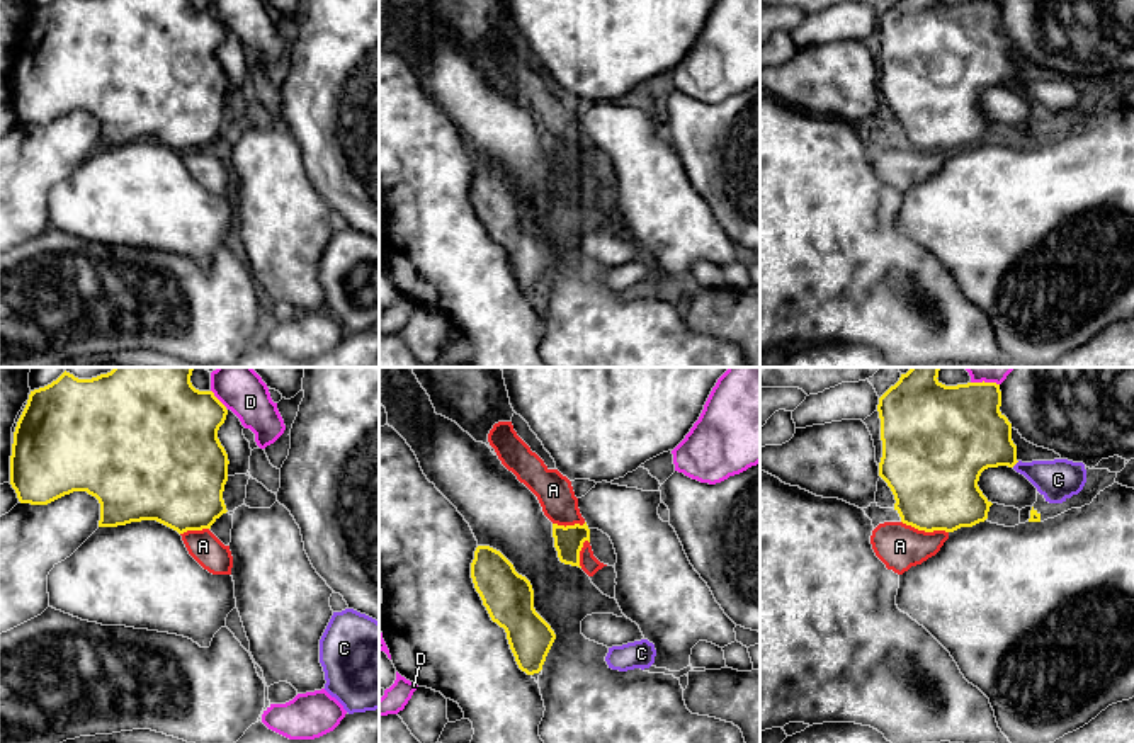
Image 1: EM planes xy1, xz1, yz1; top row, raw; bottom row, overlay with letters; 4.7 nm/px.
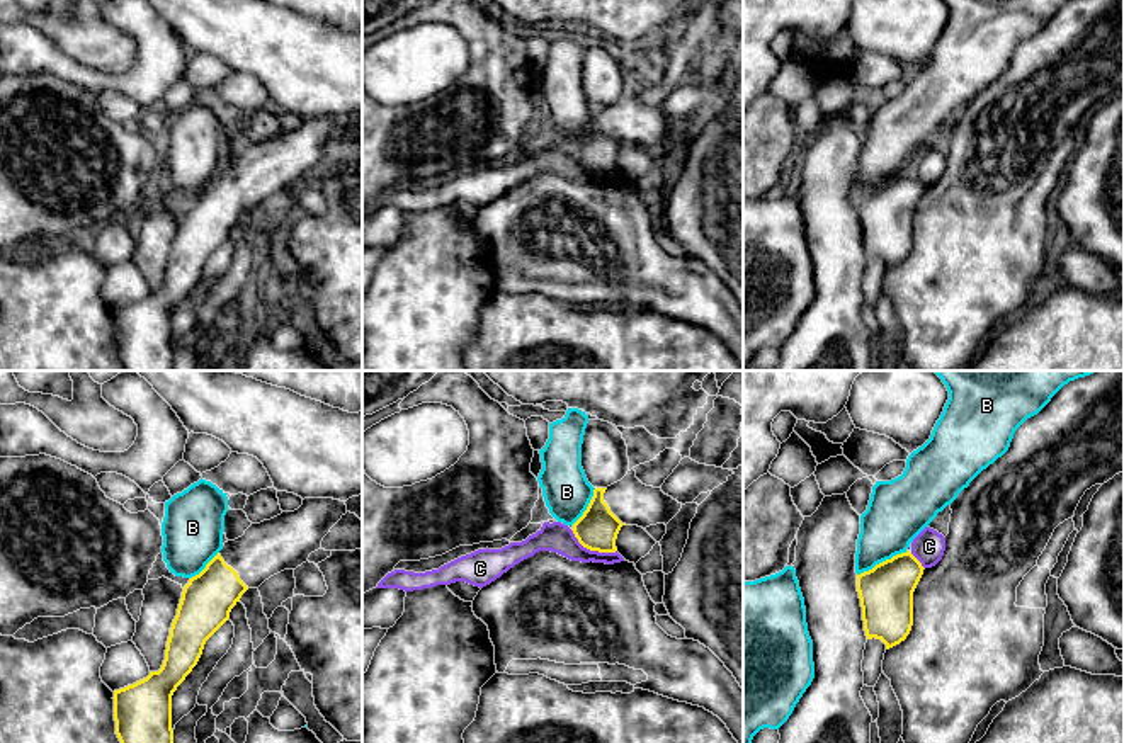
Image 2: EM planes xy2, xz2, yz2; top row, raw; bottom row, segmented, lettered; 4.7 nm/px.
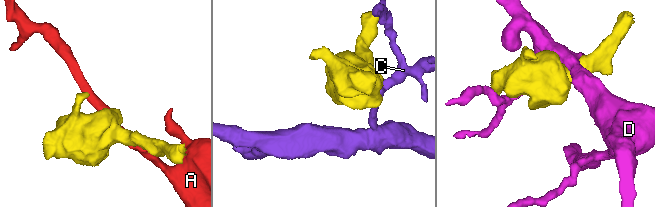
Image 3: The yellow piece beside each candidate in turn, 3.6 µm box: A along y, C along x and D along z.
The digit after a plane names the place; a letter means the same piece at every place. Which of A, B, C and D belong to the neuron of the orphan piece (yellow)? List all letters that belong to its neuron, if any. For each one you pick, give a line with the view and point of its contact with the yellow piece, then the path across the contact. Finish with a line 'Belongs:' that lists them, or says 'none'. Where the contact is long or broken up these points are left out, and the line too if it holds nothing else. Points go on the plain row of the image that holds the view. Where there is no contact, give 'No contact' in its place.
Belongs: none

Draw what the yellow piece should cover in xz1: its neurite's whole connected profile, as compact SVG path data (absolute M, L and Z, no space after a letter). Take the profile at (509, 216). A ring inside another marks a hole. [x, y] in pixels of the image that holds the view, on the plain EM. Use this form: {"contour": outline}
{"contour": "M490 165L476 167L471 197L491 240L505 248L519 287L539 292L556 253L534 228L530 201Z"}

